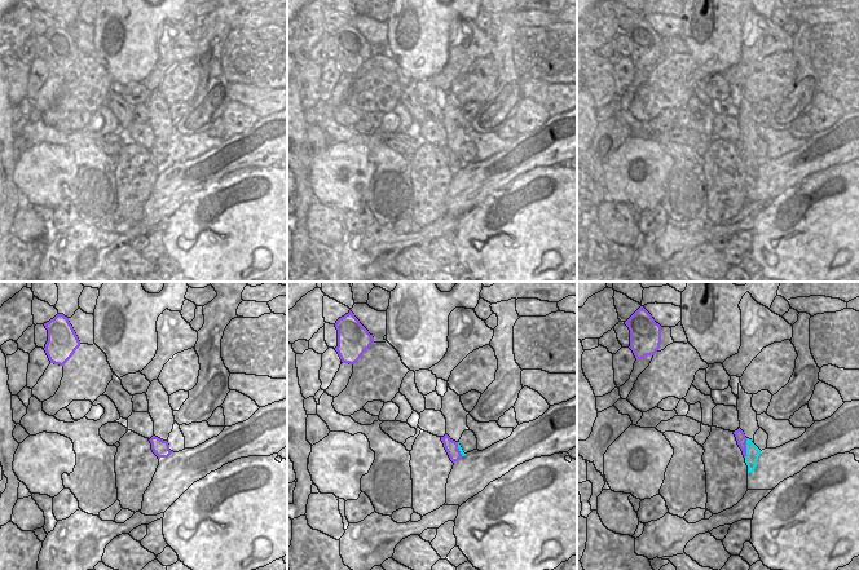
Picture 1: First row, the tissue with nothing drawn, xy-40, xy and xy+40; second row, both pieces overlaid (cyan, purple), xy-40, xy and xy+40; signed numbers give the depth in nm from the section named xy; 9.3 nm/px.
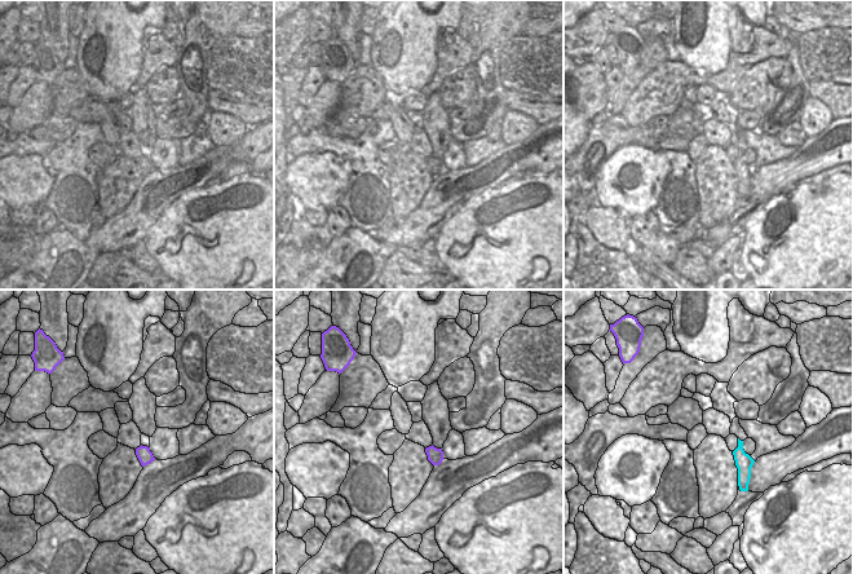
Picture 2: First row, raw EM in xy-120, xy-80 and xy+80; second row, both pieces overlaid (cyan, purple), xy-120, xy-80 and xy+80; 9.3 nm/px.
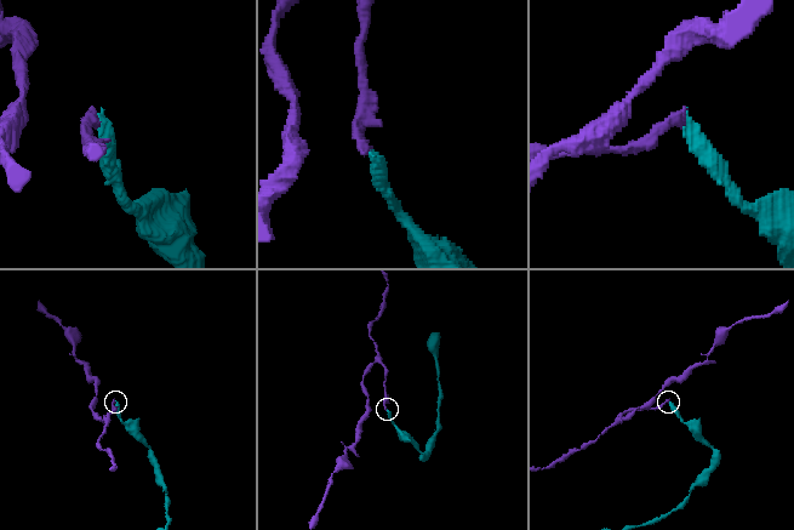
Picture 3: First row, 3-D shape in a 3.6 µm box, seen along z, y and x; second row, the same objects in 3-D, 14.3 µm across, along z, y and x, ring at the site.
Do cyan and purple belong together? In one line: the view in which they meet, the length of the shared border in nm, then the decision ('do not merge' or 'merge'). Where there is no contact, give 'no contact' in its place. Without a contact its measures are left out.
xy+40 | 180 nm | do not merge

